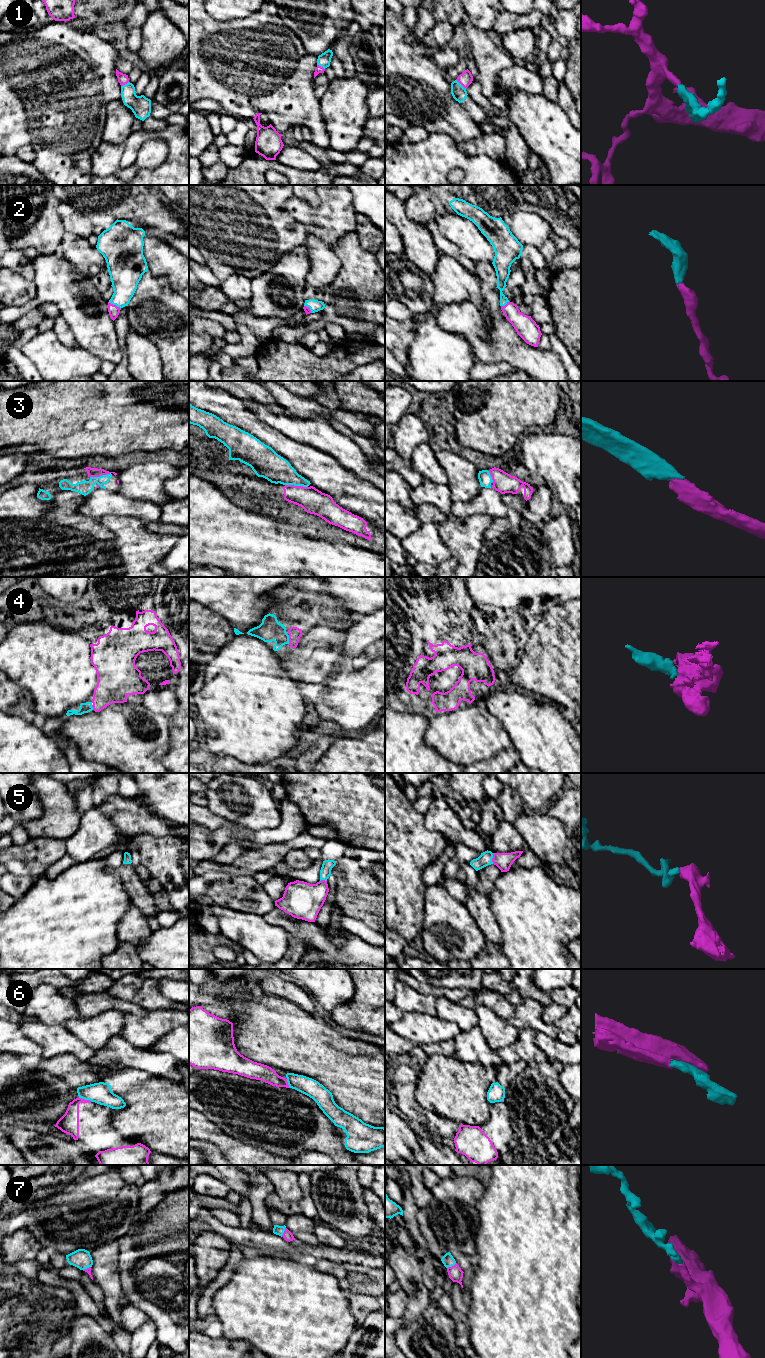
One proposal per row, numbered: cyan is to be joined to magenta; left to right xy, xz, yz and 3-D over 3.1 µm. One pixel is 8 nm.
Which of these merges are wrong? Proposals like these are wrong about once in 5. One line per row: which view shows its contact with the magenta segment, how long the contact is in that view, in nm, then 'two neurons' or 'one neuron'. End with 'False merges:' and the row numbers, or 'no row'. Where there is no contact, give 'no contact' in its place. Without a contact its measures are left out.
1: meets magenta in yz; contact 120 nm long; one neuron
2: meets magenta in xy; contact 120 nm long; one neuron
3: meets magenta in xz; contact 190 nm long; one neuron
4: meets magenta in xz; contact 60 nm long; one neuron
5: meets magenta in yz; contact 90 nm long; one neuron
6: meets magenta in xy; contact 120 nm long; two neurons
7: meets magenta in xz; contact 90 nm long; one neuron
False merges: 6

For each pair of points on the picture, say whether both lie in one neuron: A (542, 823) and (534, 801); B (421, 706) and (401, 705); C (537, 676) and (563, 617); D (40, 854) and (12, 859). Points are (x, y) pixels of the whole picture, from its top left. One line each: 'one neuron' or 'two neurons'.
A: two neurons
B: one neuron
C: one neuron
D: one neuron

